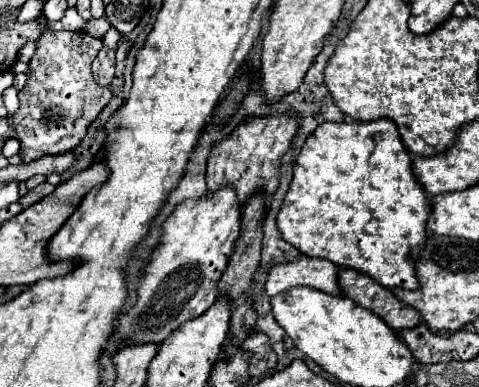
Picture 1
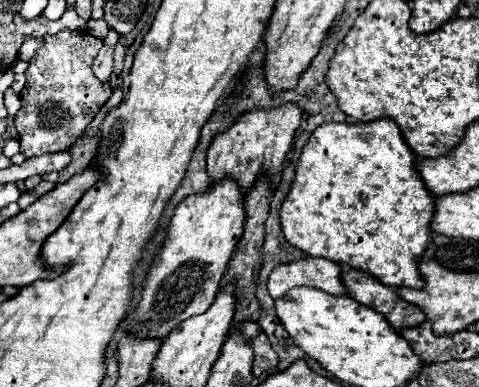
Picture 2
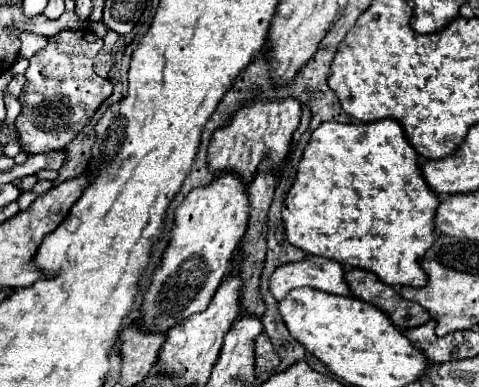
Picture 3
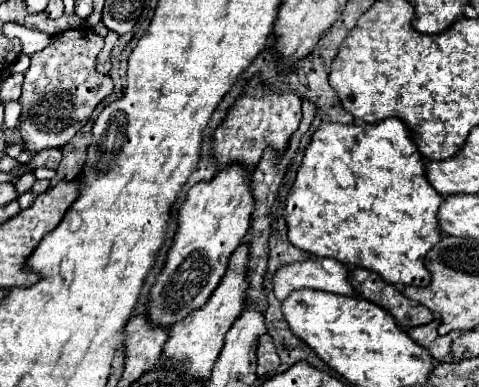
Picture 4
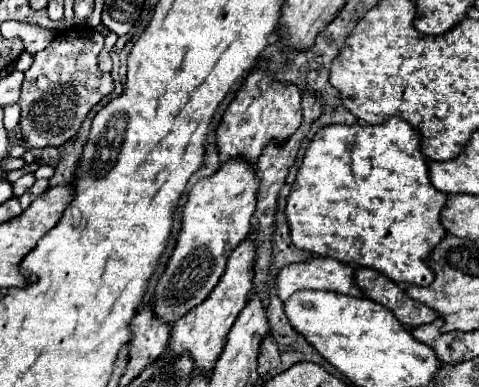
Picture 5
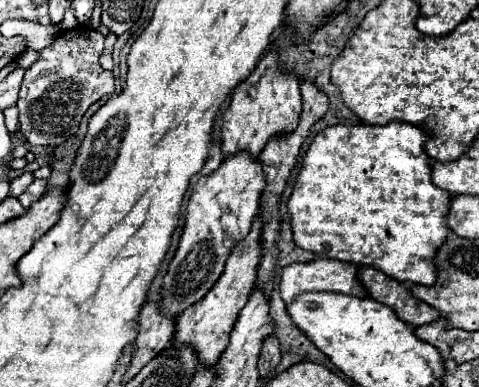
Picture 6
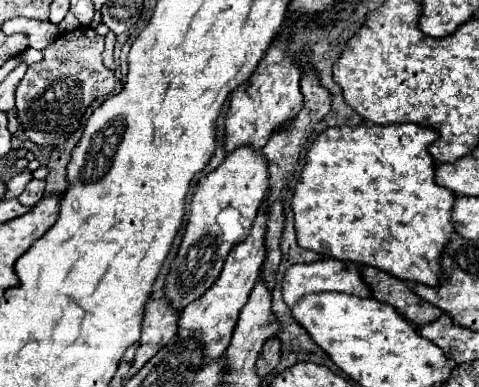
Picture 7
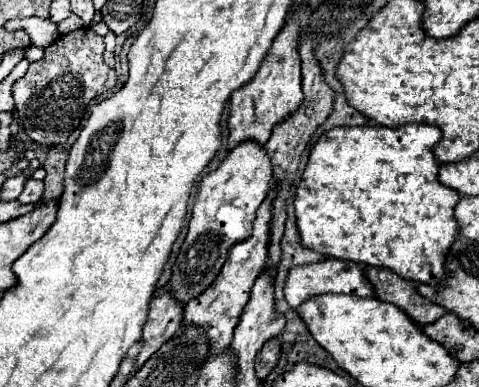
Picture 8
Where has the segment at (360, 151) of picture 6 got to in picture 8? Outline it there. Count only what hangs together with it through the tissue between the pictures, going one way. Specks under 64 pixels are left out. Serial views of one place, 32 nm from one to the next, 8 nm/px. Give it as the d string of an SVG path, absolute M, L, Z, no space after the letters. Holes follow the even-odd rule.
M378 124L332 128L314 144L302 180L296 188L296 226L306 248L338 260L352 260L366 266L390 268L398 276L440 284L444 280L444 252L460 236L454 208L460 194L438 180L438 162L432 148L442 140L442 132L432 124L408 124L388 128Z

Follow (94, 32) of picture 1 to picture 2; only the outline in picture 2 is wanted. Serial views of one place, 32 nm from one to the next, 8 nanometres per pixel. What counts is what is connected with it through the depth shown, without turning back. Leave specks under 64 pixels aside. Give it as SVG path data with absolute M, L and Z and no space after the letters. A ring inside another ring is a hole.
M88 20L86 30L88 30L92 36L96 36L96 38L104 38L110 28L108 28L108 24L106 24L104 20Z

